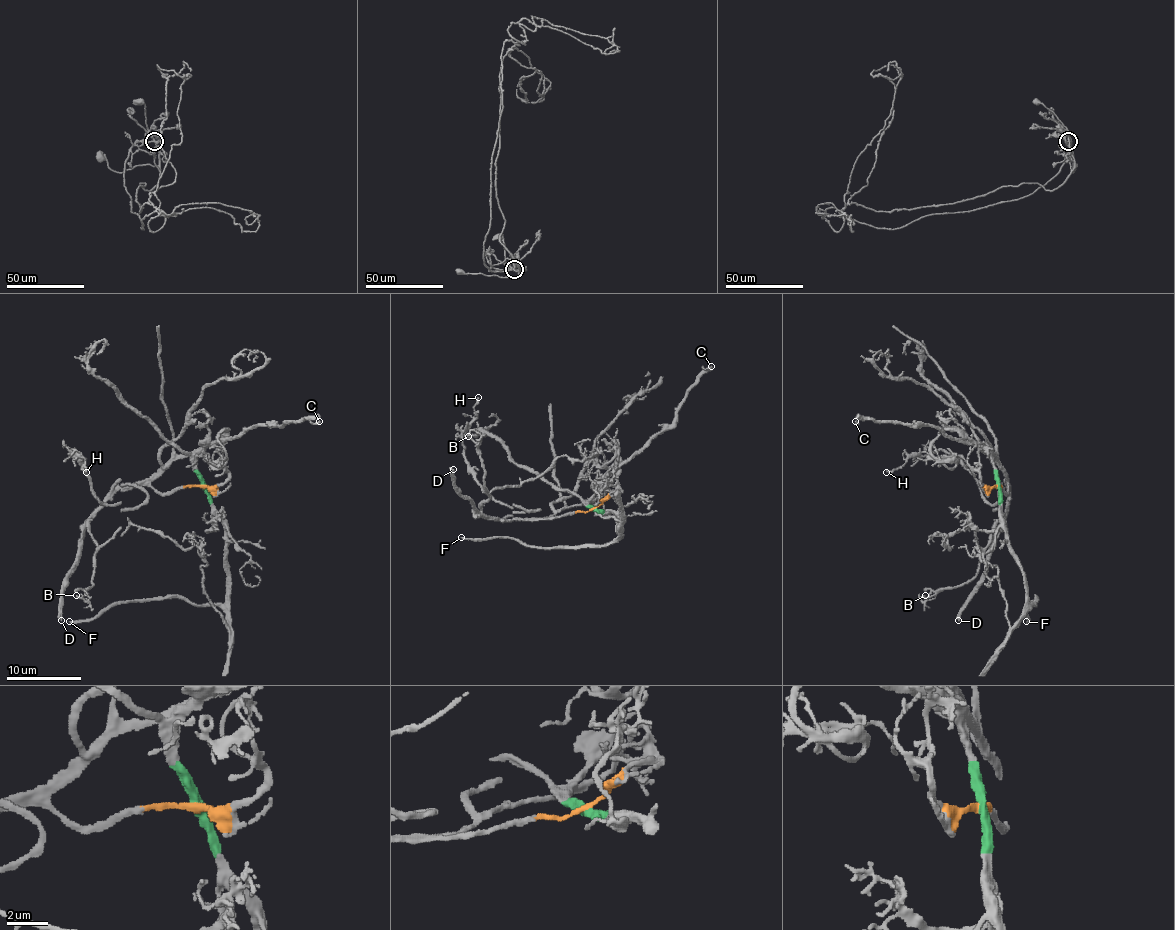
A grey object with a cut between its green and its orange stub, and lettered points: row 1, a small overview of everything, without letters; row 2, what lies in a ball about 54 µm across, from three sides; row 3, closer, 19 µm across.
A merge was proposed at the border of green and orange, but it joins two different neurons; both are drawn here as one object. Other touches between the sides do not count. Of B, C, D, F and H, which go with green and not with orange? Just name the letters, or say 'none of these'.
C, F

